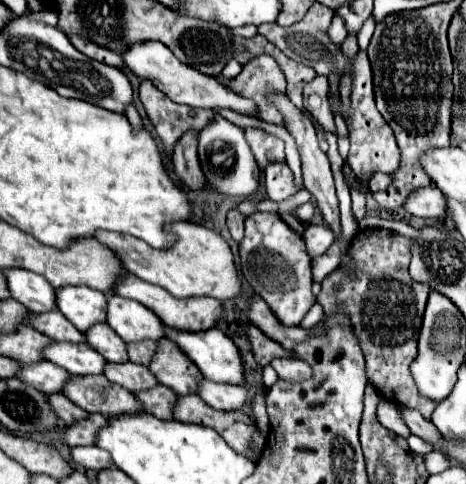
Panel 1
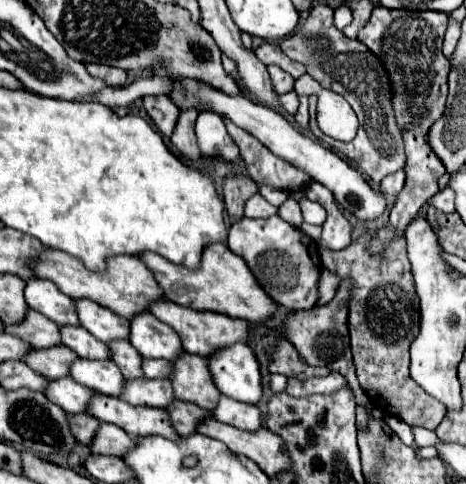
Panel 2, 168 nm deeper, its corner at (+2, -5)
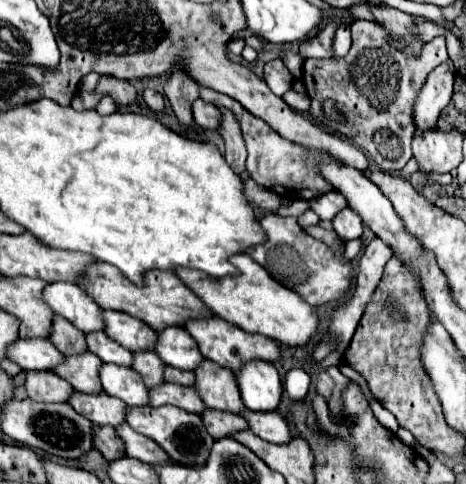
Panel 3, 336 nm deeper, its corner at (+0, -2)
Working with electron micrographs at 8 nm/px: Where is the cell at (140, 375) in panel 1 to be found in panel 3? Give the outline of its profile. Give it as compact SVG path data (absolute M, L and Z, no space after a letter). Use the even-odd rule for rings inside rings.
M160 384L156 388L150 388L150 406L164 406L172 404L178 408L184 408L192 414L200 414L206 410L206 404L200 400L198 392L194 388L182 388L176 384ZM196 402L196 406L194 406ZM196 410L196 412L194 412Z

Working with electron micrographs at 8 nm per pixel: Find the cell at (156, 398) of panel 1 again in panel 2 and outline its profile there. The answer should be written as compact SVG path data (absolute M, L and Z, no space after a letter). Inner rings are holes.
M174 401L170 407L166 407L172 427L180 437L196 433L196 425L210 415L210 411L204 411L202 407L186 401Z

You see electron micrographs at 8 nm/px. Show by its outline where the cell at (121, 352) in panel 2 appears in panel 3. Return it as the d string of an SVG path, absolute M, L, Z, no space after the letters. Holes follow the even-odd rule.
M134 352L134 366L138 374L142 374L148 388L164 384L164 368L166 364L160 362L156 352Z

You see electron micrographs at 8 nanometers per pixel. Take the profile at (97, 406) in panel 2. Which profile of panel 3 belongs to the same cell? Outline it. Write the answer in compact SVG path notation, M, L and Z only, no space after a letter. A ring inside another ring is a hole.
M142 406L142 408L128 408L126 412L126 422L140 434L152 438L156 444L160 444L166 454L176 462L176 464L184 464L184 466L202 466L212 450L214 438L208 436L204 422L200 420L198 414L190 414L182 408L176 406L160 406L160 408L150 408L150 406Z

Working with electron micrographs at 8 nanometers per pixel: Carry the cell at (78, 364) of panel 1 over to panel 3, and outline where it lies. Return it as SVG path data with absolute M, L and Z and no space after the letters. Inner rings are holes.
M104 364L100 370L100 380L106 394L124 400L128 406L148 406L148 388L140 374L132 368Z

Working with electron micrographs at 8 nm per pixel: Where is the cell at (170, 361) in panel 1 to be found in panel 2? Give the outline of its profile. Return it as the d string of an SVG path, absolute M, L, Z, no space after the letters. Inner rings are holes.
M182 351L172 363L174 375L170 377L174 397L180 401L190 401L202 409L212 411L218 405L220 391L212 383L208 363L200 355Z

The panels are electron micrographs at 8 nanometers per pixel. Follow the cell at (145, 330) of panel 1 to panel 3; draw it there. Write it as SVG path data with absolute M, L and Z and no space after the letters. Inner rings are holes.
M166 328L158 332L156 354L168 366L174 366L180 370L196 370L204 360L196 340L184 328Z

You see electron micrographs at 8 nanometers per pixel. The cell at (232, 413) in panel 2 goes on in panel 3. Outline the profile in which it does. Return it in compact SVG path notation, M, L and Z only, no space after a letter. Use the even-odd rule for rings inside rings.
M244 410L242 416L248 420L250 430L266 442L286 444L286 442L292 440L290 424L288 424L286 416L282 416L280 412L250 412L250 410Z

